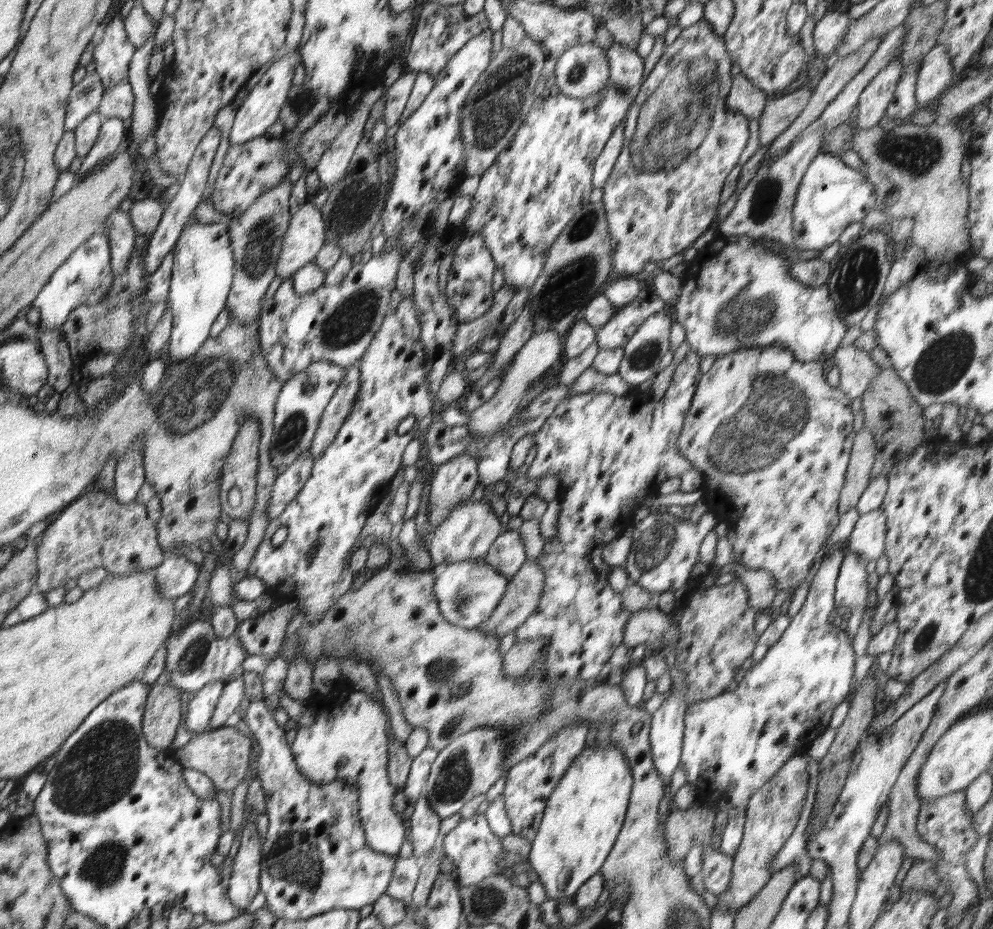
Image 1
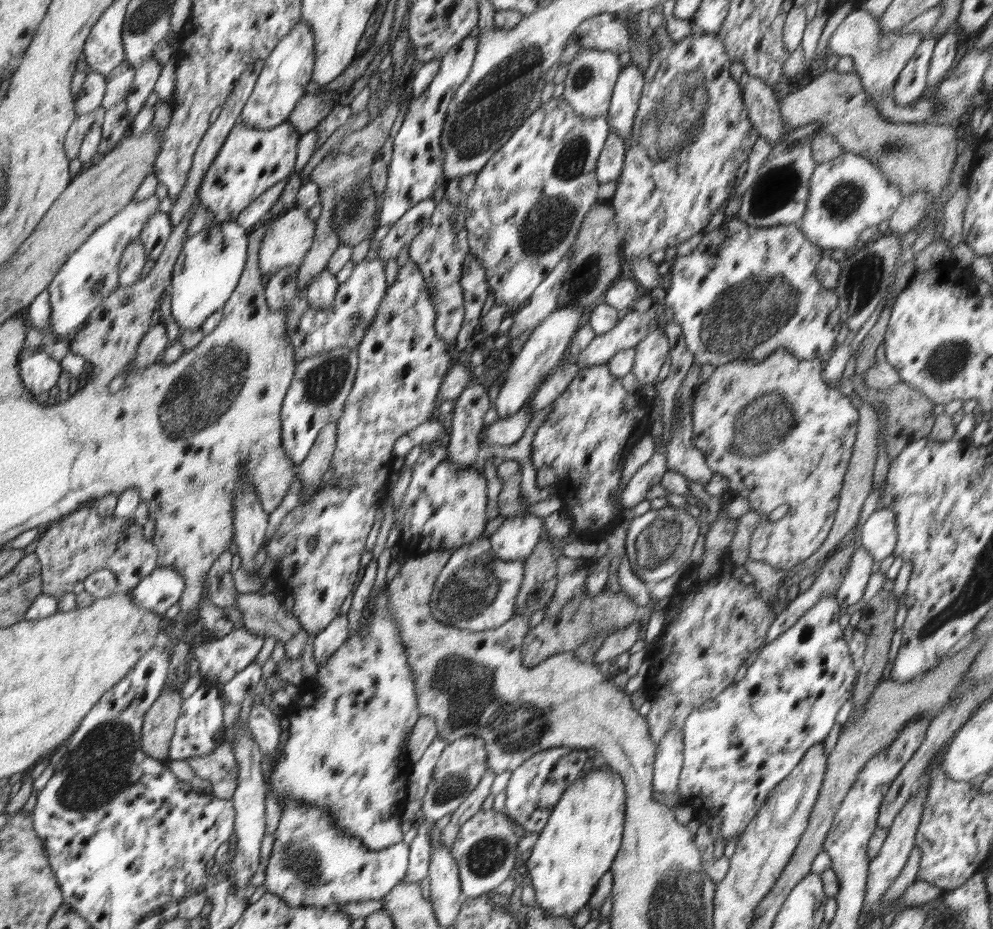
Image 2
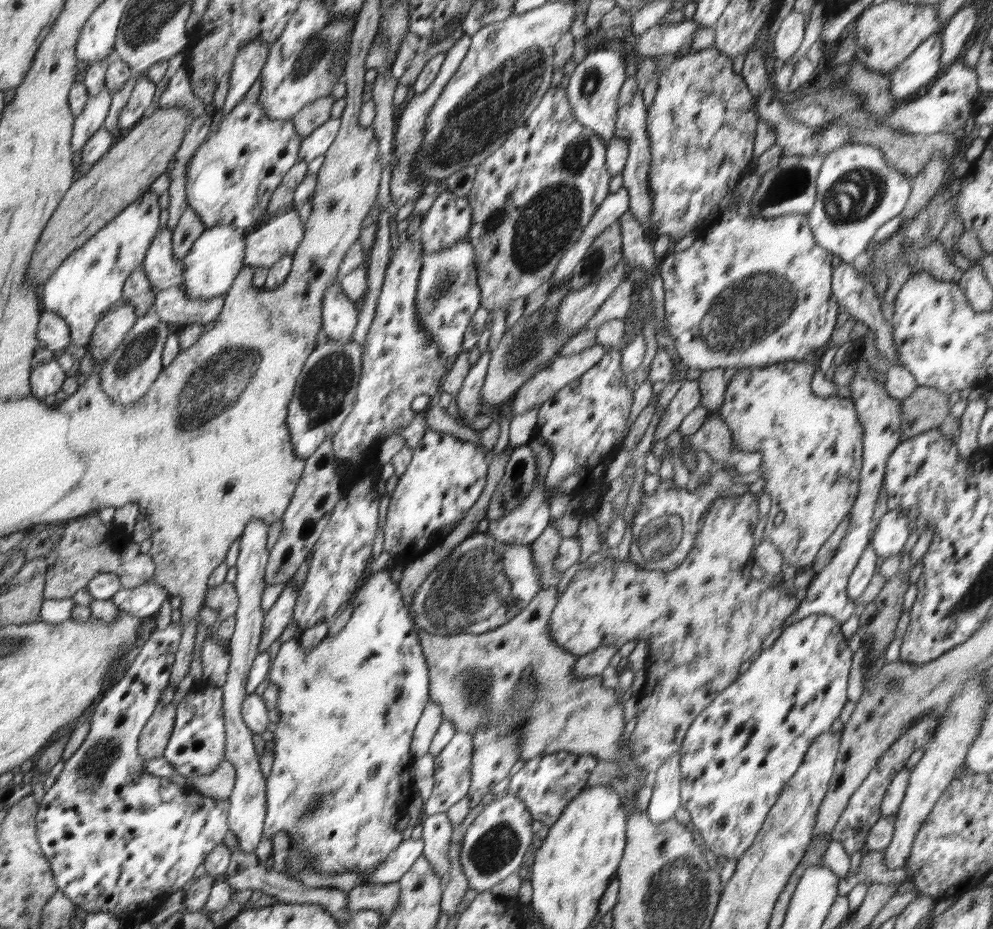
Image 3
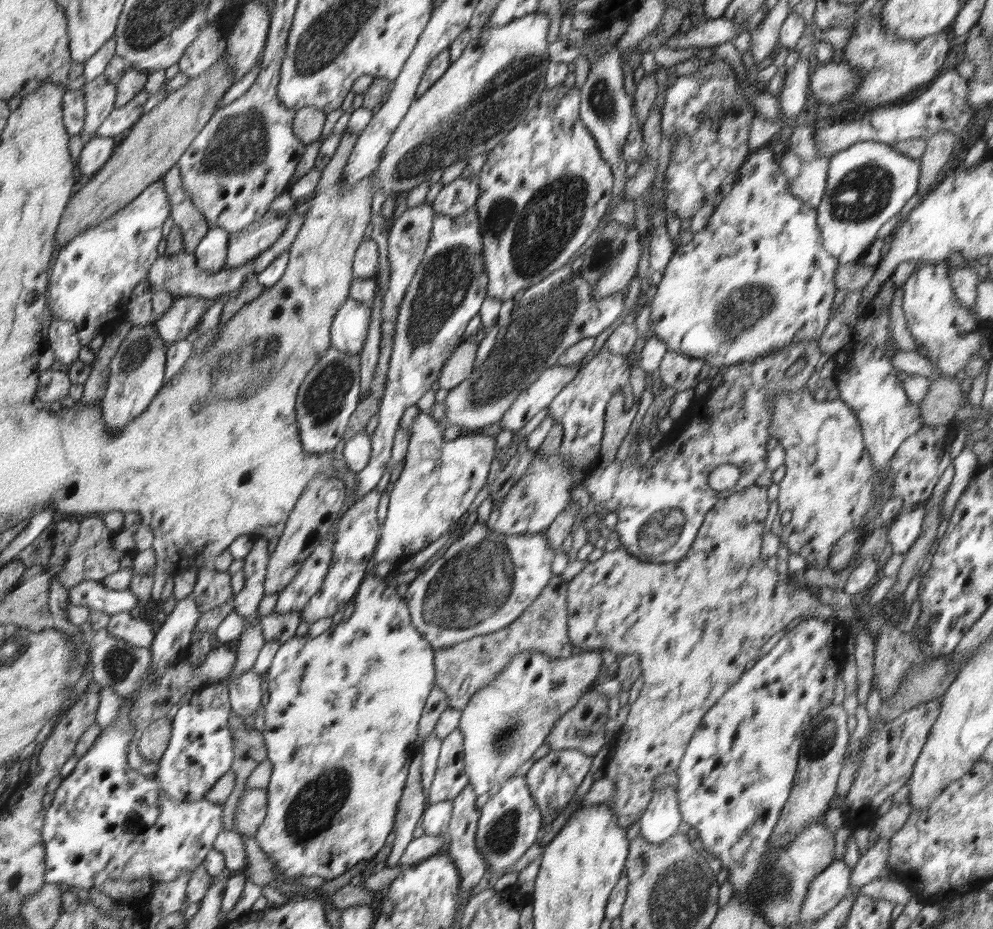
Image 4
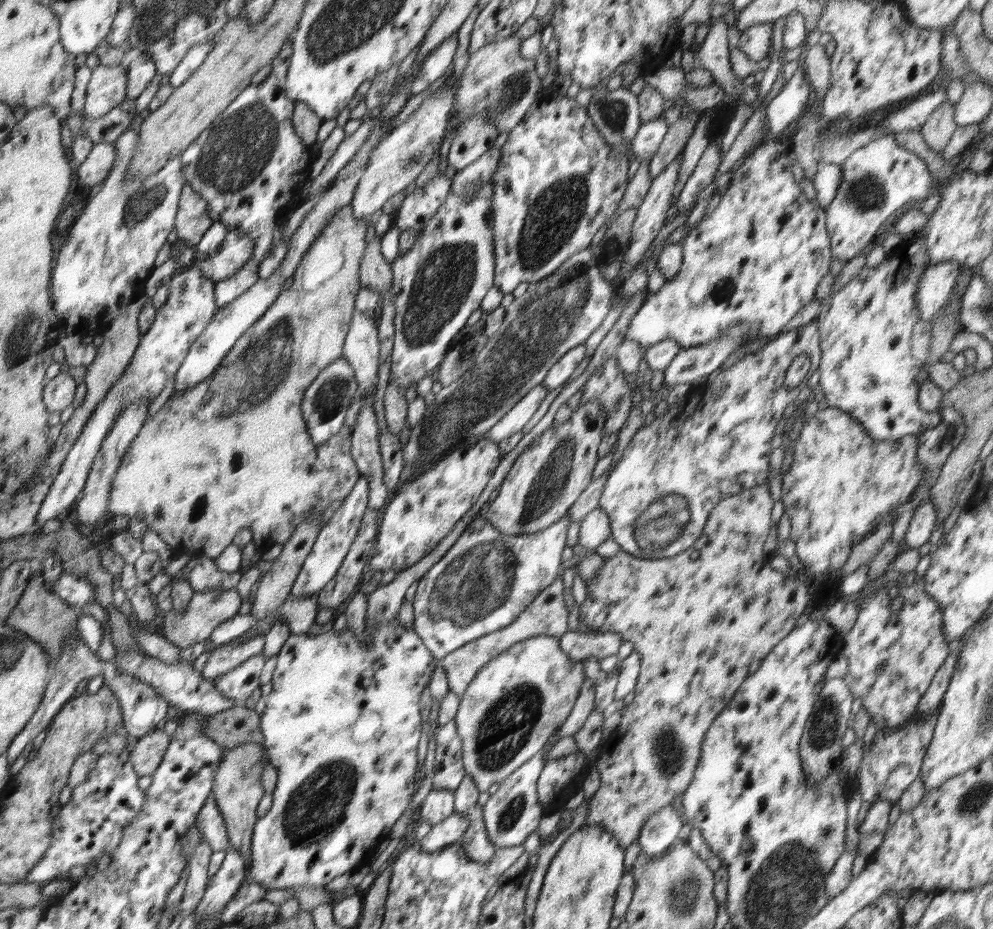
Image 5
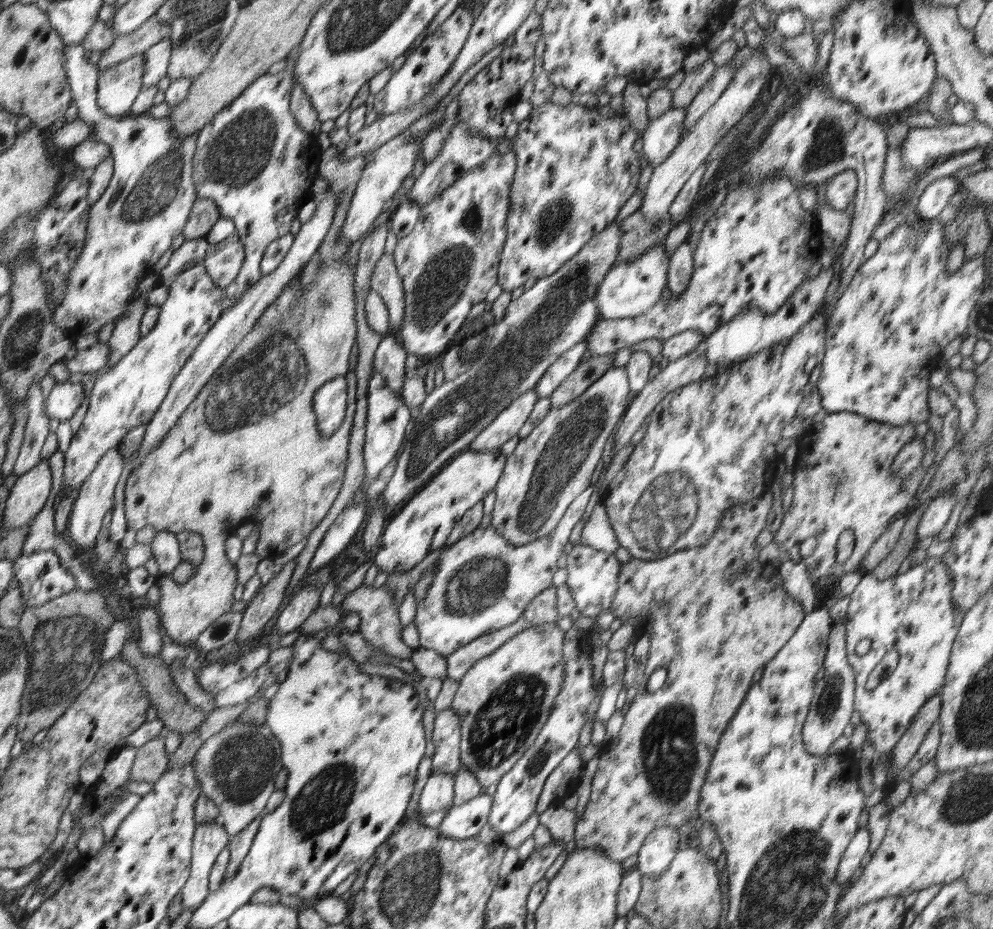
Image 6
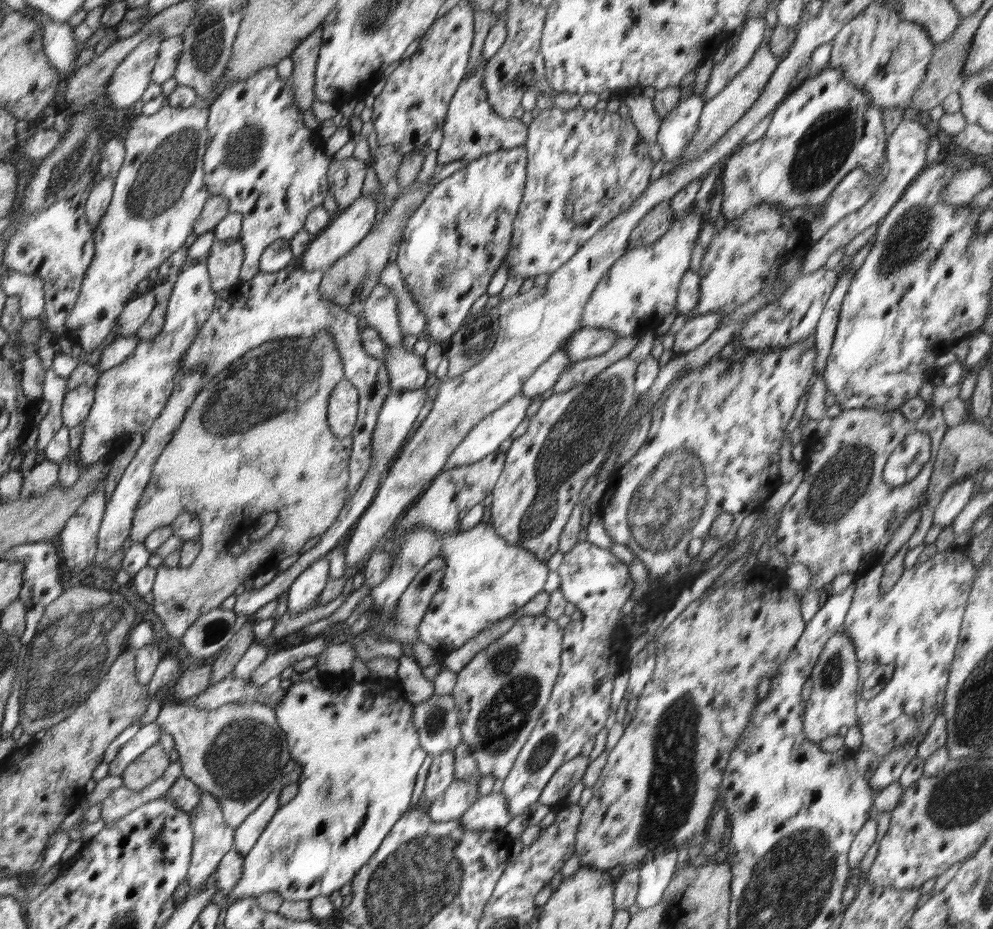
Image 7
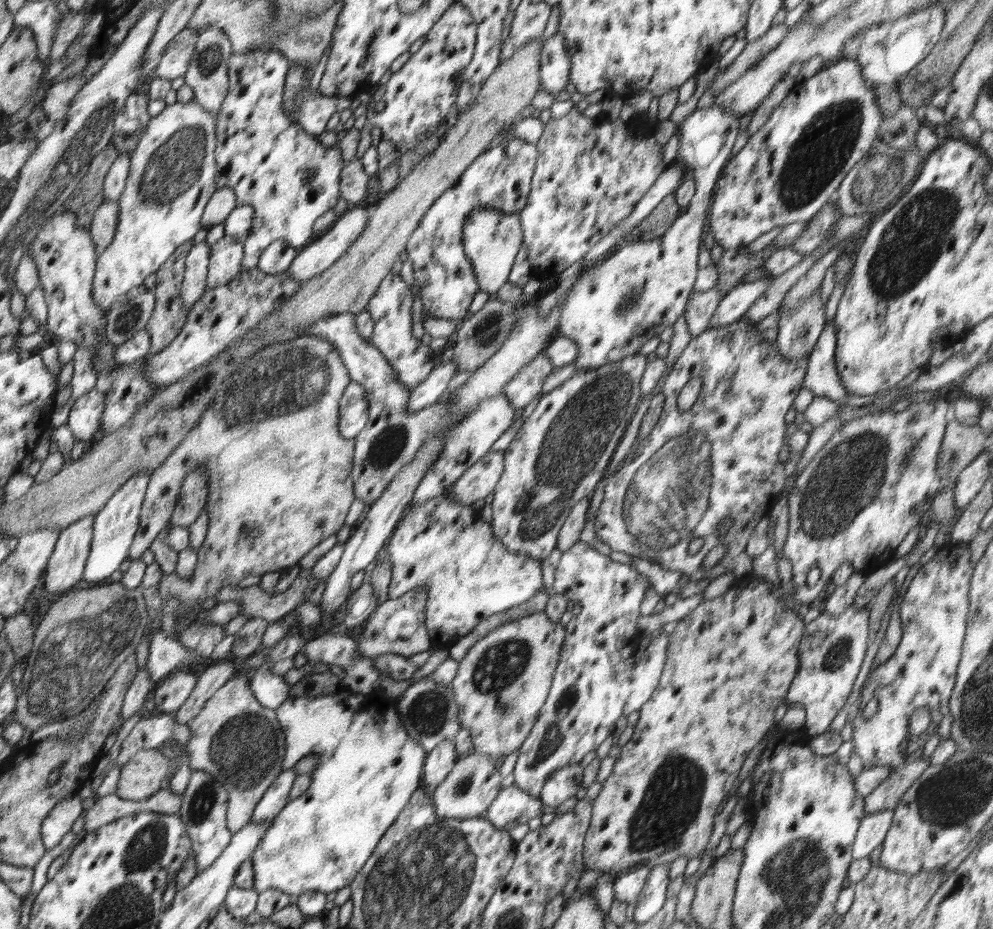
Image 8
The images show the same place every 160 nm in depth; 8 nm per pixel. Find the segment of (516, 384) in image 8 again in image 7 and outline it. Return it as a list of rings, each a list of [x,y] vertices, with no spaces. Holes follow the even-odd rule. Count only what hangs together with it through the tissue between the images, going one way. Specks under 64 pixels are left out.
[[[564,349],[554,352],[522,385],[521,394],[532,399],[550,390],[556,384],[562,371],[571,363],[570,357],[566,355],[568,352]]]

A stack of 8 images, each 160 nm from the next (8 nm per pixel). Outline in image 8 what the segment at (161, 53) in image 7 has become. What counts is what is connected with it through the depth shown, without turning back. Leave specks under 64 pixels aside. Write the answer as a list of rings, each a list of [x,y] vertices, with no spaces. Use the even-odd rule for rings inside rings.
[[[186,28],[168,43],[165,53],[156,66],[155,77],[172,81],[186,76],[189,72],[189,64],[196,54],[198,31],[196,28]]]

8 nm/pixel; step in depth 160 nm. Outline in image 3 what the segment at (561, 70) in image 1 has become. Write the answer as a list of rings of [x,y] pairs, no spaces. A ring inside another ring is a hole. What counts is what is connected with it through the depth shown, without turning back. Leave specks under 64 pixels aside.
[[[606,48],[590,50],[584,60],[577,64],[565,88],[574,118],[584,126],[591,128],[606,145],[615,138],[614,125],[617,119],[619,92],[627,80],[626,62],[627,60],[624,60],[623,56],[614,50]]]

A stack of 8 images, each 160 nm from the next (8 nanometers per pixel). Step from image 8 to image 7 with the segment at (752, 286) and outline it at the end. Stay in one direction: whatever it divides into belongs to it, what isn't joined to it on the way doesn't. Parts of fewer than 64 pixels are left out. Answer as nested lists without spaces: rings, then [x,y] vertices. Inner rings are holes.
[[[716,311],[686,320],[682,330],[675,334],[676,340],[672,348],[674,354],[678,356],[688,353],[704,344],[724,317],[720,311]]]

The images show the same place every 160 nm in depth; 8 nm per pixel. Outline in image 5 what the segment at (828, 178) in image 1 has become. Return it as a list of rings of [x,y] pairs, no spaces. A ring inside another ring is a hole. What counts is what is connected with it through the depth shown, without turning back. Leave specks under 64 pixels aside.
[[[892,135],[872,140],[862,148],[855,150],[843,162],[843,175],[839,189],[836,191],[837,195],[825,208],[825,227],[830,234],[831,256],[847,263],[855,256],[865,253],[870,248],[876,232],[881,230],[882,223],[890,214],[894,214],[895,210],[912,198],[922,202],[937,193],[940,185],[936,184],[936,180],[933,178],[934,175],[929,171],[926,162],[899,145]]]

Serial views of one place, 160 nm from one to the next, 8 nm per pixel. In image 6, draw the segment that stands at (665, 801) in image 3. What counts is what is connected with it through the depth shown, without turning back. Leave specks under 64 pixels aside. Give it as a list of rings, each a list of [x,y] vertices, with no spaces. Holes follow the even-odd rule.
[[[656,828],[650,832],[637,852],[640,874],[653,879],[661,877],[679,851],[678,842],[679,832],[675,828]]]

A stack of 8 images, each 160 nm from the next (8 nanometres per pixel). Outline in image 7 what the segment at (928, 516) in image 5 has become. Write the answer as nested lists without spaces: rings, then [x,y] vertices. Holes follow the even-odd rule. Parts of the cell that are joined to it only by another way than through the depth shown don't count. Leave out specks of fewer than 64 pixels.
[[[974,477],[966,478],[958,484],[952,485],[943,494],[934,509],[932,523],[942,528],[953,524],[953,520],[970,502],[972,492],[974,492]]]

